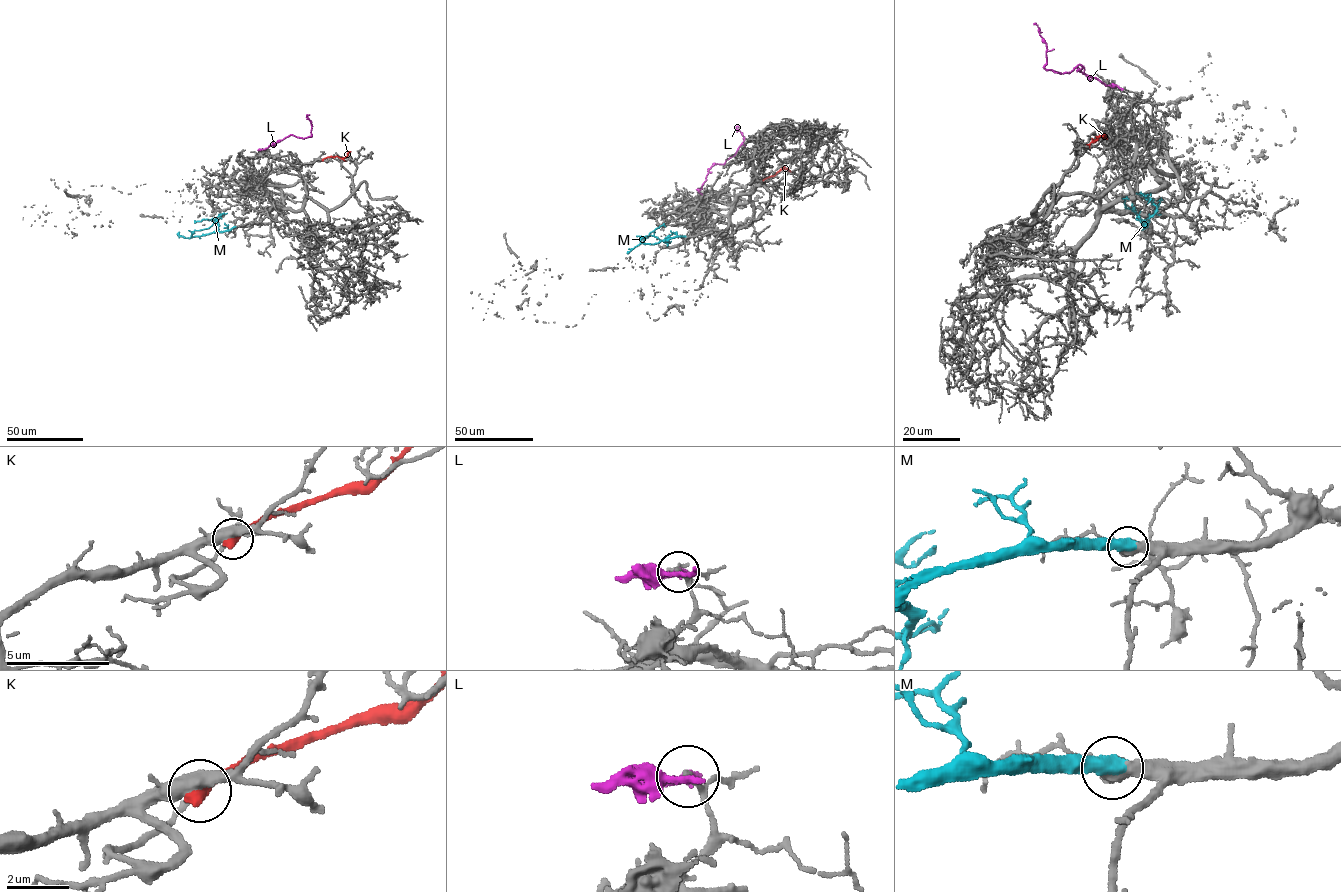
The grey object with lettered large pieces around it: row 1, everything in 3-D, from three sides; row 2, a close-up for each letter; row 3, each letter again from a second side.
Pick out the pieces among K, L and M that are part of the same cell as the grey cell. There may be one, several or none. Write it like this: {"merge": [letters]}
{"merge": ["M"]}

